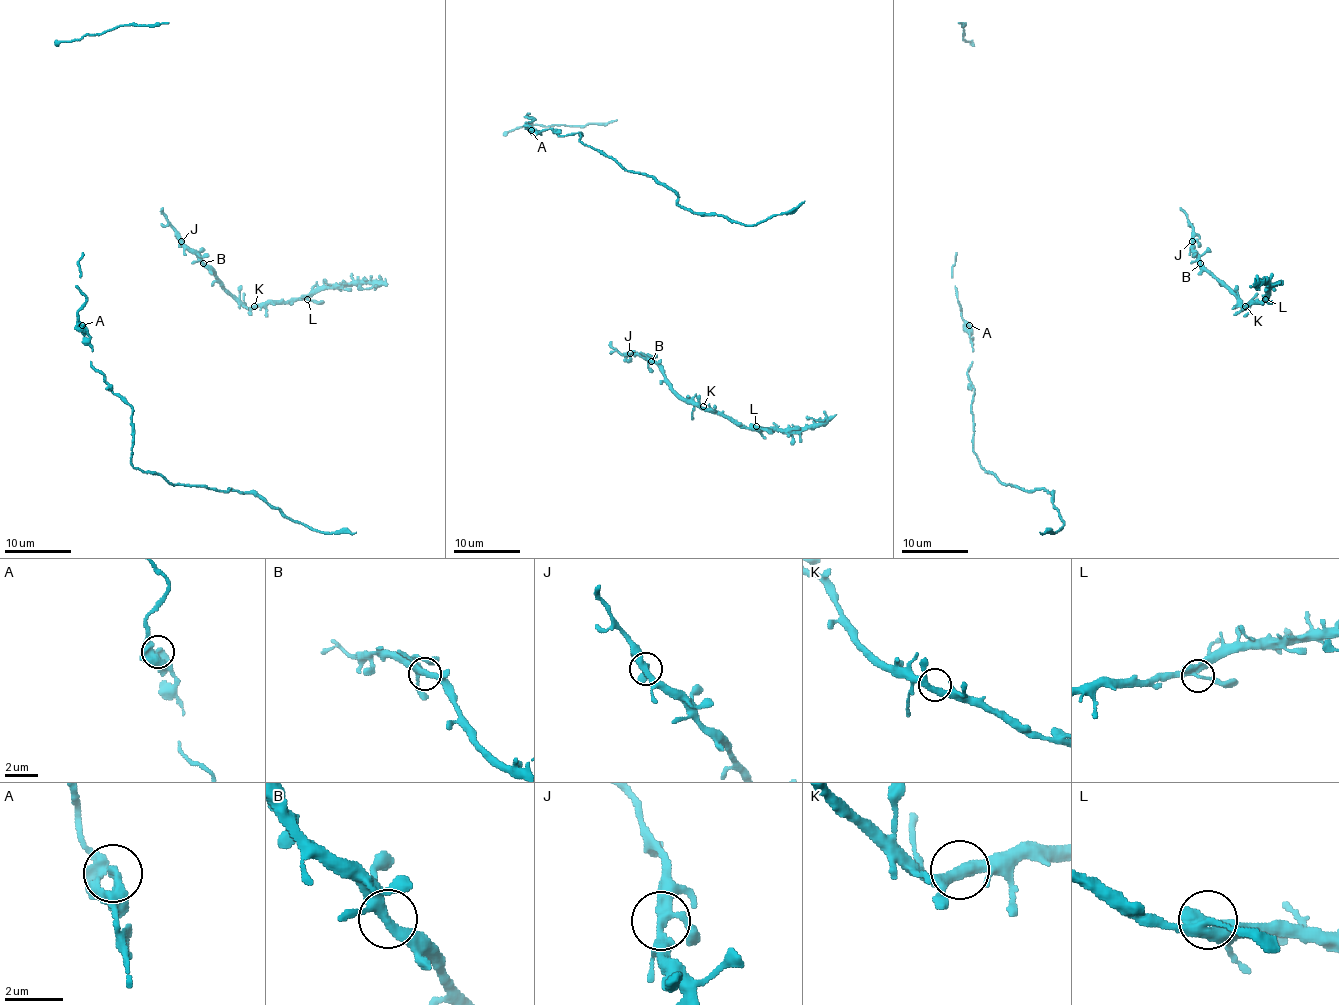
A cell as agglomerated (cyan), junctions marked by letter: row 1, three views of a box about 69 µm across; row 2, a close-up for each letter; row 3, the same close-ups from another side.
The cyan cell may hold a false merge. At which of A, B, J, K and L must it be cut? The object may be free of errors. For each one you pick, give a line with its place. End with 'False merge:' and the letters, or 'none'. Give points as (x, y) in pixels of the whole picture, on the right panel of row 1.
False merge: none

